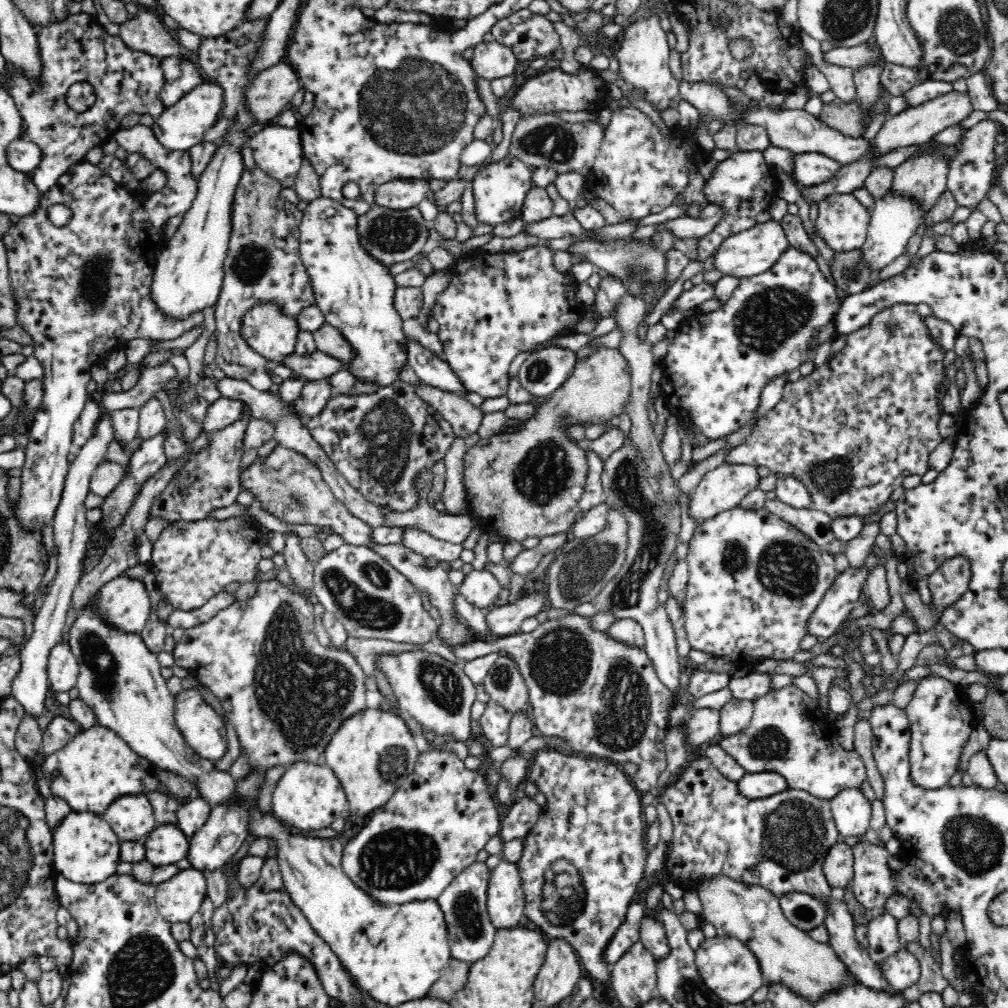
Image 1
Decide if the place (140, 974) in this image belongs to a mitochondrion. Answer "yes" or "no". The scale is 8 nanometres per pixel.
yes

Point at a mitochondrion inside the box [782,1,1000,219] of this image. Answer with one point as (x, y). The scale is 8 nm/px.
(959, 32)

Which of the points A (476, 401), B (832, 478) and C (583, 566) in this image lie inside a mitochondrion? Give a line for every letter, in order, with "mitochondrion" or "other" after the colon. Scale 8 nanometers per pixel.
A: other
B: mitochondrion
C: mitochondrion

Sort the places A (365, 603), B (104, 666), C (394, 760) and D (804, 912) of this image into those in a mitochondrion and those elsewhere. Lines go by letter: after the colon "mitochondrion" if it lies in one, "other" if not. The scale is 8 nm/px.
A: mitochondrion
B: mitochondrion
C: mitochondrion
D: mitochondrion

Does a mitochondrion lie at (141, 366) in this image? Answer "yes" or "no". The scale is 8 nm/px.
no

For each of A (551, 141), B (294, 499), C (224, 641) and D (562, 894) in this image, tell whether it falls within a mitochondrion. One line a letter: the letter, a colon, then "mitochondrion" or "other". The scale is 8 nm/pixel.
A: mitochondrion
B: mitochondrion
C: other
D: mitochondrion

